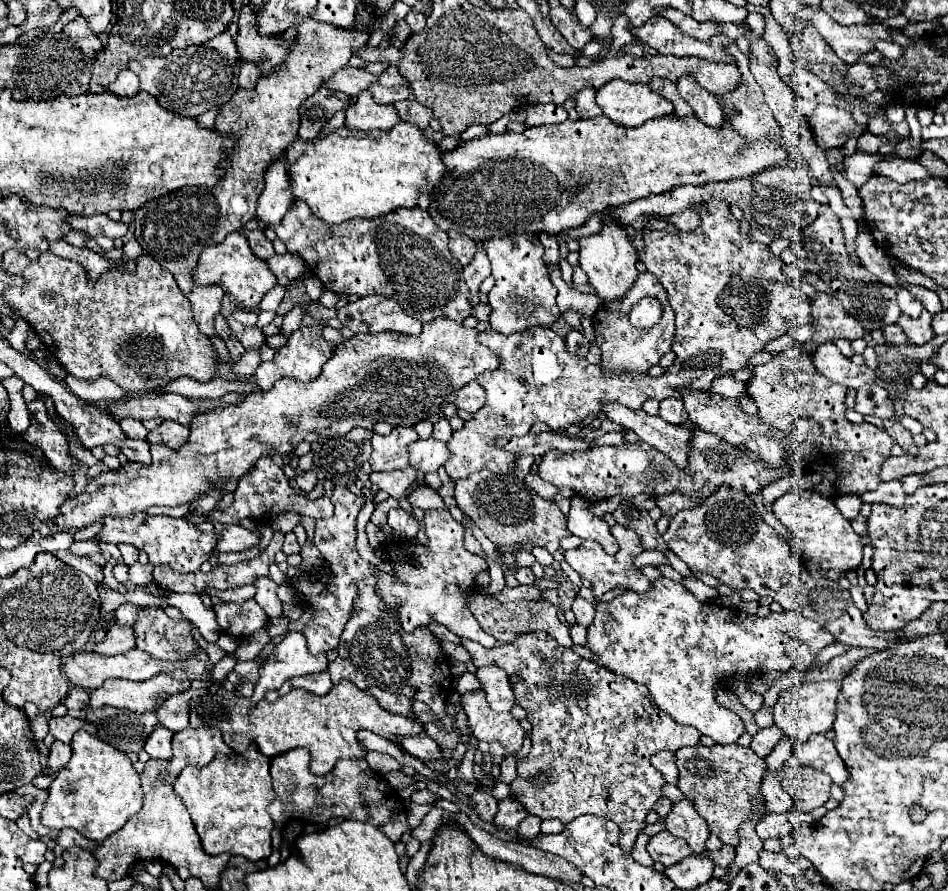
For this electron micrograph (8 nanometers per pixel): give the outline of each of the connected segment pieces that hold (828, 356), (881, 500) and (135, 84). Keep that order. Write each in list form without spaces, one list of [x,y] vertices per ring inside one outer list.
[[[833,342],[821,344],[813,352],[813,364],[815,364],[817,372],[821,372],[829,380],[843,384],[847,388],[849,388],[849,378],[855,378],[861,374],[861,366],[857,366],[849,358],[845,358]]]
[[[893,480],[893,482],[881,482],[877,490],[873,492],[865,492],[861,496],[863,502],[869,502],[869,504],[891,504],[891,506],[903,506],[907,494],[903,490],[903,484],[901,480]]]
[[[121,70],[109,90],[117,96],[135,96],[139,92],[139,76],[131,70]]]

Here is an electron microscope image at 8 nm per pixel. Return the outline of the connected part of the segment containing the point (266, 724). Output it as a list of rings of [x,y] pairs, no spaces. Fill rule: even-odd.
[[[341,680],[341,684],[333,686],[331,692],[327,692],[325,696],[313,696],[303,688],[293,688],[289,694],[277,698],[275,702],[261,700],[257,706],[253,706],[251,700],[245,696],[233,696],[233,704],[231,700],[213,694],[197,696],[189,702],[189,724],[217,724],[217,728],[223,732],[225,744],[229,748],[239,748],[235,750],[239,754],[245,752],[253,740],[269,758],[287,752],[289,748],[303,746],[311,752],[313,760],[309,770],[313,774],[327,774],[341,758],[363,758],[365,750],[357,742],[357,730],[373,730],[375,734],[385,736],[393,742],[397,742],[399,736],[423,732],[423,726],[419,722],[383,710],[367,690],[357,690],[357,686],[349,684],[349,680]]]

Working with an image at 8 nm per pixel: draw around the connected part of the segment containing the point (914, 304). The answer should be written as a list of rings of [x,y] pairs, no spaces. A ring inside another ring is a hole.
[[[899,288],[897,290],[897,302],[899,302],[899,308],[909,314],[911,318],[917,318],[921,316],[923,308],[921,308],[921,302],[917,298],[913,298],[913,294],[907,290],[907,288]]]

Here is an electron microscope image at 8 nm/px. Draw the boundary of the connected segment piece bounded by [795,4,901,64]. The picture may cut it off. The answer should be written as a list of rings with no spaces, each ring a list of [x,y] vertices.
[[[805,4],[803,12],[797,16],[797,32],[803,34],[805,28],[817,26],[827,44],[835,50],[835,54],[847,62],[855,64],[863,54],[875,50],[877,40],[893,42],[893,36],[901,30],[893,30],[885,24],[853,24],[853,26],[841,26],[837,24],[820,5]]]

